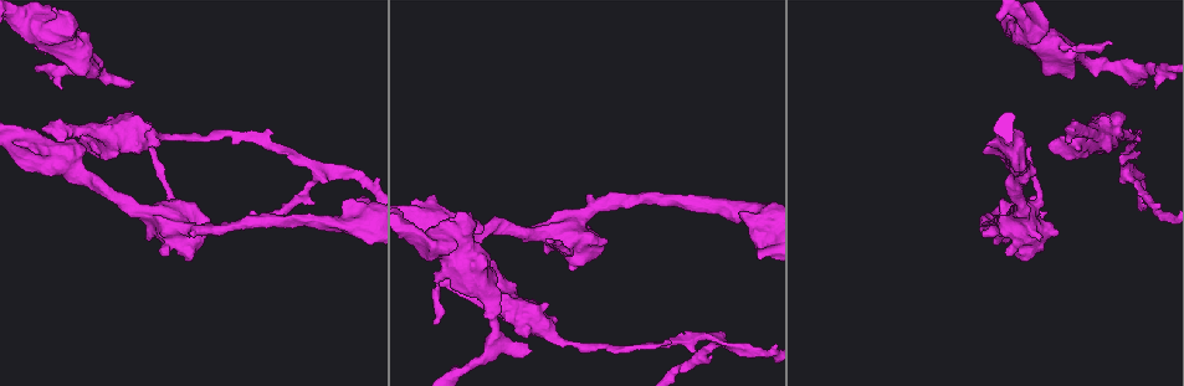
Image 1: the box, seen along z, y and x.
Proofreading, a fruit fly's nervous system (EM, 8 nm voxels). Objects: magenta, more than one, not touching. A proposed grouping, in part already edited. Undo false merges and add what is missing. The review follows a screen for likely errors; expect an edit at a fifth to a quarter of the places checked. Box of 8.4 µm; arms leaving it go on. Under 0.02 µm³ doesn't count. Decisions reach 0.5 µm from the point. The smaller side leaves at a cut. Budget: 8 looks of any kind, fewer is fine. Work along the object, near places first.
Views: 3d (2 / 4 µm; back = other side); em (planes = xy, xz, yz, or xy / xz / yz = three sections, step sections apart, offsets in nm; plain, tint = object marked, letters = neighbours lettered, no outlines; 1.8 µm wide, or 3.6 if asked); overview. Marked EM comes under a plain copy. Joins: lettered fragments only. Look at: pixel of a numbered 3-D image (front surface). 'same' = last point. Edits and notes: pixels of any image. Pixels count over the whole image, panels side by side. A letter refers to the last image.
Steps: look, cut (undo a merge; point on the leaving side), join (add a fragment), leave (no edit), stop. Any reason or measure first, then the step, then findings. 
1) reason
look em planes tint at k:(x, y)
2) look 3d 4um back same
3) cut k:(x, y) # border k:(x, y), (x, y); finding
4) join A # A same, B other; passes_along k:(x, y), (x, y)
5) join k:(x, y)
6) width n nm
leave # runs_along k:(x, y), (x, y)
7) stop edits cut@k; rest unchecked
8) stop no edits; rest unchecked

free end
look 3d 4um at 1:(1110, 41)

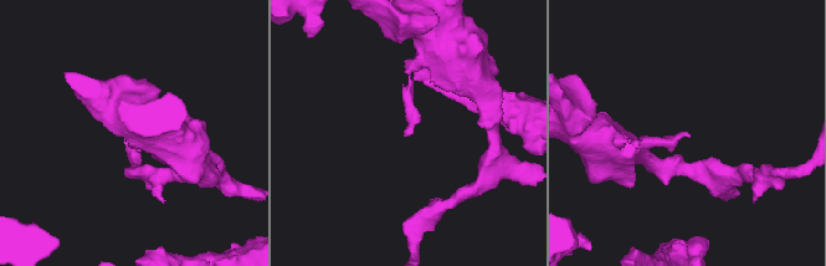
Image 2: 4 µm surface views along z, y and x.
now the EM
look em planes letters at 2:(407, 136)

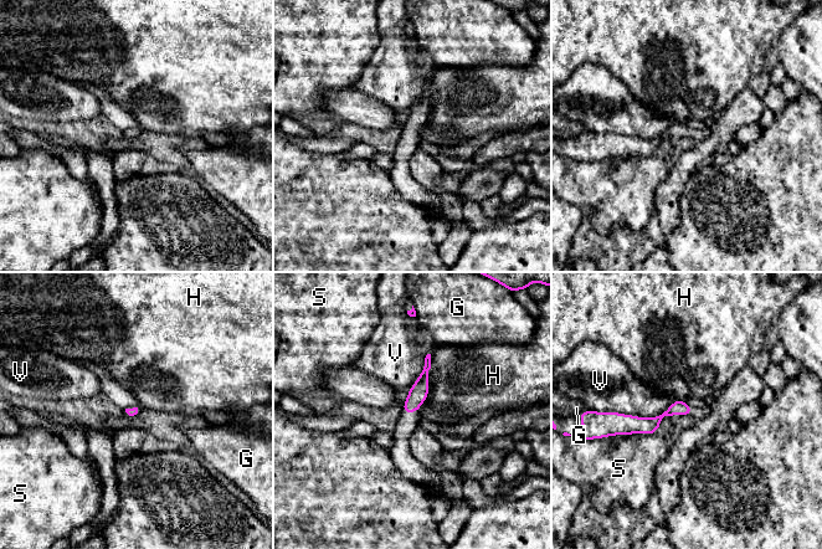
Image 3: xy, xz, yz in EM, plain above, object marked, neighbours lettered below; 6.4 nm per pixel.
leave # G other, H other, S other, V other; border 3:(431, 354), (429, 394), (426, 398); no lettered fragment goes on from it

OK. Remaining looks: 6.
look em xz step 8 letters at 1:(134, 81)

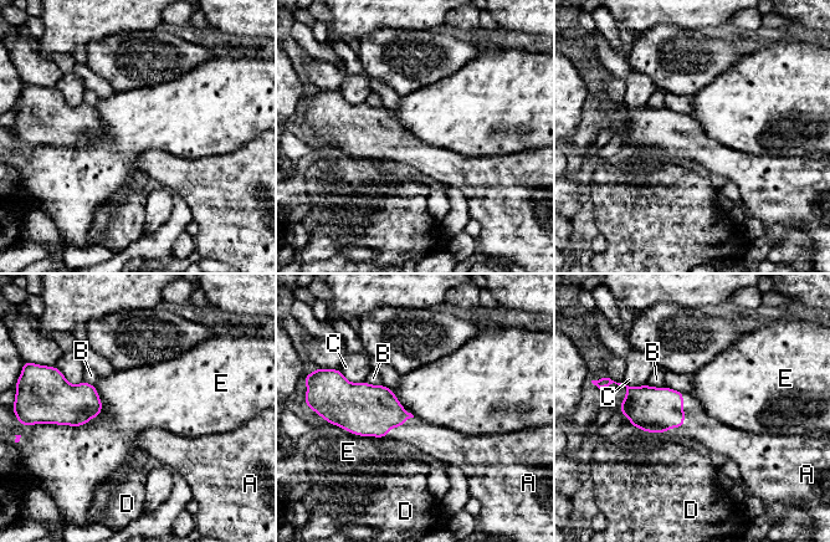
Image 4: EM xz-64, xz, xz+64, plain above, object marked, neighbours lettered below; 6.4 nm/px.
look em planes letters same

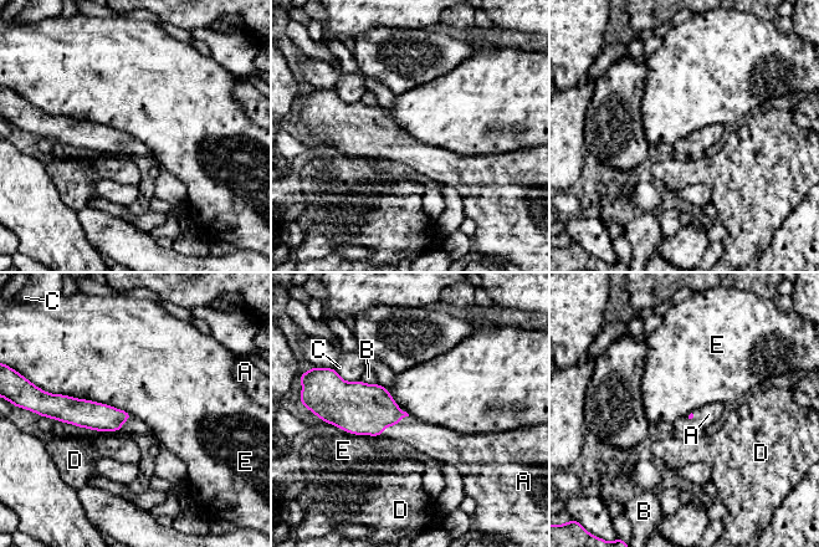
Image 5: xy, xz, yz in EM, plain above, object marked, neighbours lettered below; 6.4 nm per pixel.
longest_contact E 550 nm
join A # A same, B other, C other, D other, E other; passes_along 5:(362, 409), (393, 425), (428, 439); the cell continues

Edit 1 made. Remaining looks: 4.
stop edits join@5; rest unchecked

